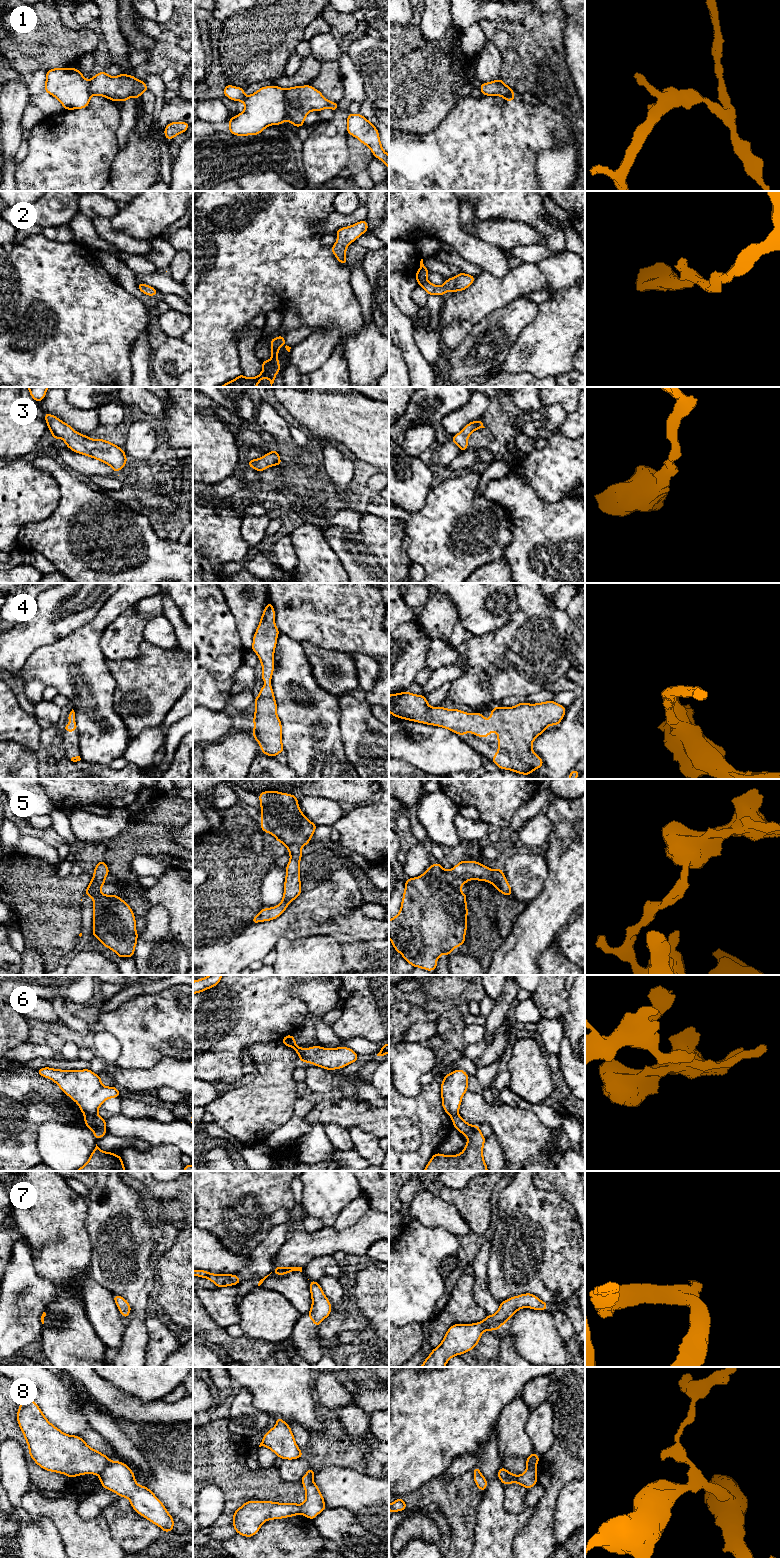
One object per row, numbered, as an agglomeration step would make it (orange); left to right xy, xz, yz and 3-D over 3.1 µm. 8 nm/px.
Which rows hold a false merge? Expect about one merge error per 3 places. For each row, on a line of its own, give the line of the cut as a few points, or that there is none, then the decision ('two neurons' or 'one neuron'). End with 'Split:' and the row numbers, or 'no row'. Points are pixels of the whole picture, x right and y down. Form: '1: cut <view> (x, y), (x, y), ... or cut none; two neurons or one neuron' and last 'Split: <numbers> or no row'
1: cut xz (283, 89), (287, 119); two neurons
2: cut none; one neuron
3: cut none; one neuron
4: cut none; one neuron
5: cut none; one neuron
6: cut xy (96, 1113), (85, 1115); two neurons
7: cut none; one neuron
8: cut xy (111, 1461), (98, 1475); two neurons
Split: 1, 6, 8

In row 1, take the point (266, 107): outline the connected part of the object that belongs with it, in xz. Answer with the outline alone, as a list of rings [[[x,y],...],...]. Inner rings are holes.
[[[227,84],[223,94],[245,105],[240,114],[229,118],[229,133],[233,135],[258,135],[268,126],[287,121],[284,89],[279,86],[265,86],[246,96],[244,88]]]

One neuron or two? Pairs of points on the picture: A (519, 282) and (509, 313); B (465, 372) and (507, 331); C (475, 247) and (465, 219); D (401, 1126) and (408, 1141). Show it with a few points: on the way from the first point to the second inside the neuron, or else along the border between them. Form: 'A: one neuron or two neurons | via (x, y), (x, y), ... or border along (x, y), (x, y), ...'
A: two neurons | border along (525, 294), (492, 311)
B: one neuron | via (475, 362), (497, 340)
C: two neurons | border along (460, 203), (459, 221), (463, 227)
D: one neuron | via (401, 1130), (406, 1137)

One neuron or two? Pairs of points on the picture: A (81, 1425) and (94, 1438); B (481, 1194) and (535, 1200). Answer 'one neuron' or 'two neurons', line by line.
A: one neuron
B: two neurons

